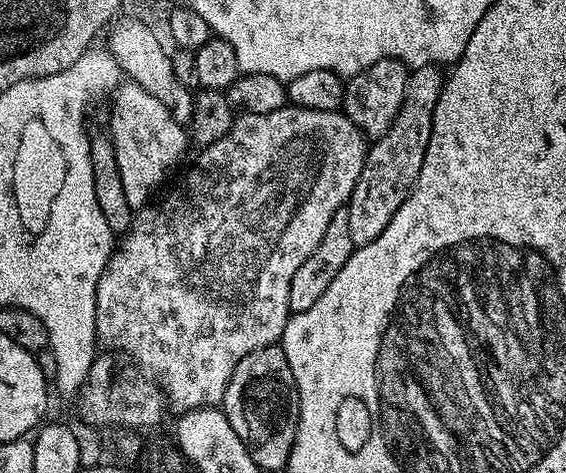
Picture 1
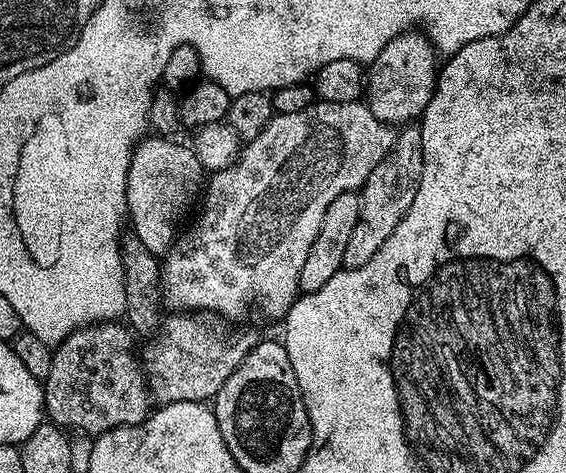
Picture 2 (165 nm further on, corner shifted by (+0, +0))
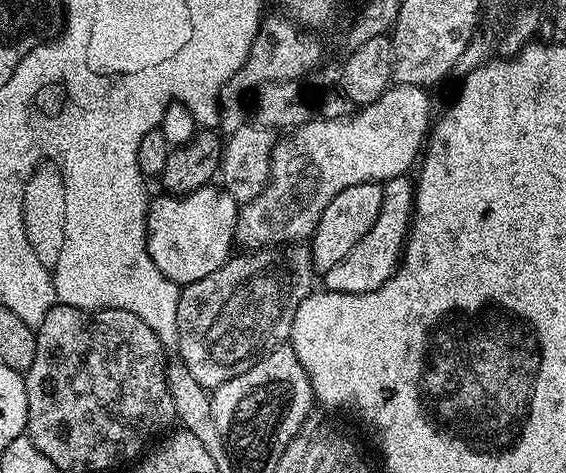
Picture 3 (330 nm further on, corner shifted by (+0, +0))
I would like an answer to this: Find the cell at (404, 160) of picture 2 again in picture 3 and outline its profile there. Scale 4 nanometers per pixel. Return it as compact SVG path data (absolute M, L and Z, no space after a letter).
M407 175L395 176L382 184L382 206L378 210L378 218L374 218L374 226L366 230L366 235L353 246L350 254L342 258L331 270L322 273L323 287L338 294L366 294L382 286L395 274L402 259L408 229L414 211L414 184Z

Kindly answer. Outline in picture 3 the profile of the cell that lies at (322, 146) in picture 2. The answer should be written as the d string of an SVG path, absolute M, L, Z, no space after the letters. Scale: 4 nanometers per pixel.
M396 82L384 91L382 98L357 107L350 116L333 120L313 118L304 125L285 131L281 135L284 137L281 140L279 137L272 145L268 185L262 190L262 194L258 194L258 198L239 205L235 243L244 244L240 246L245 249L255 250L307 241L318 226L318 218L322 218L322 210L330 206L334 194L342 194L346 186L358 186L362 182L374 184L405 175L409 171L407 168L412 163L417 163L430 131L433 116L427 94L429 93L418 85Z

